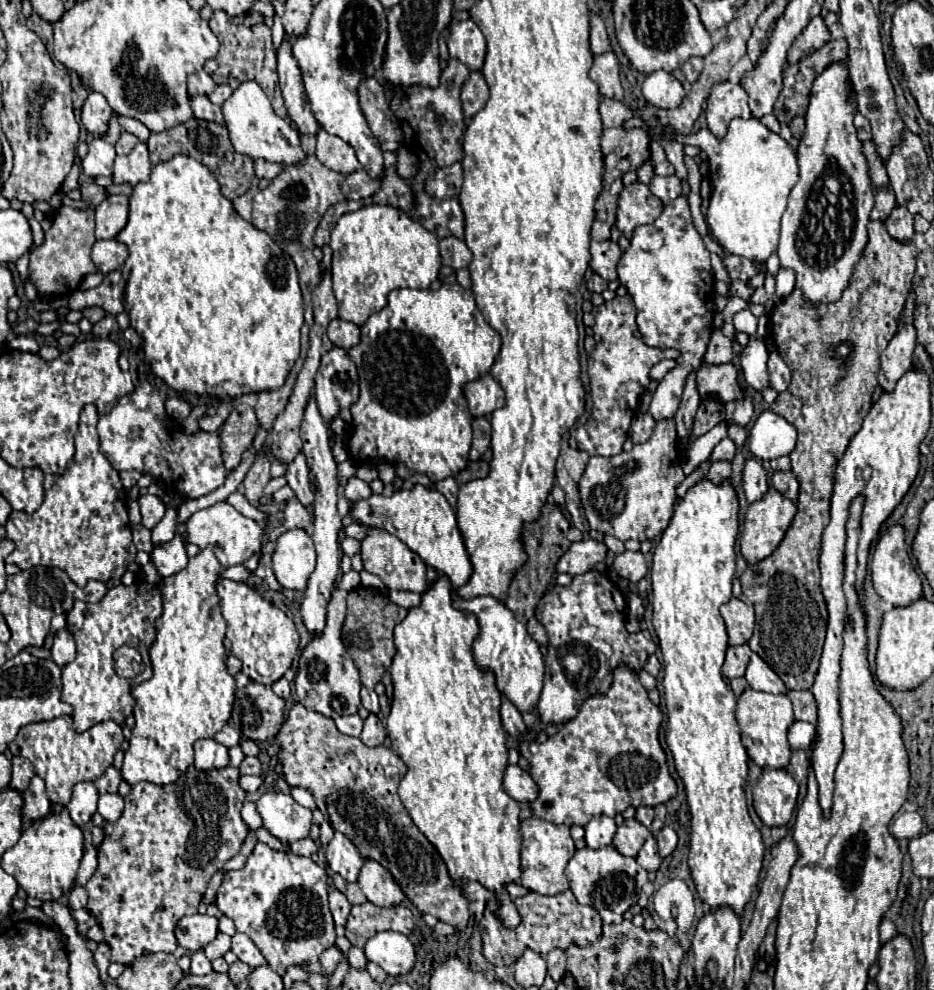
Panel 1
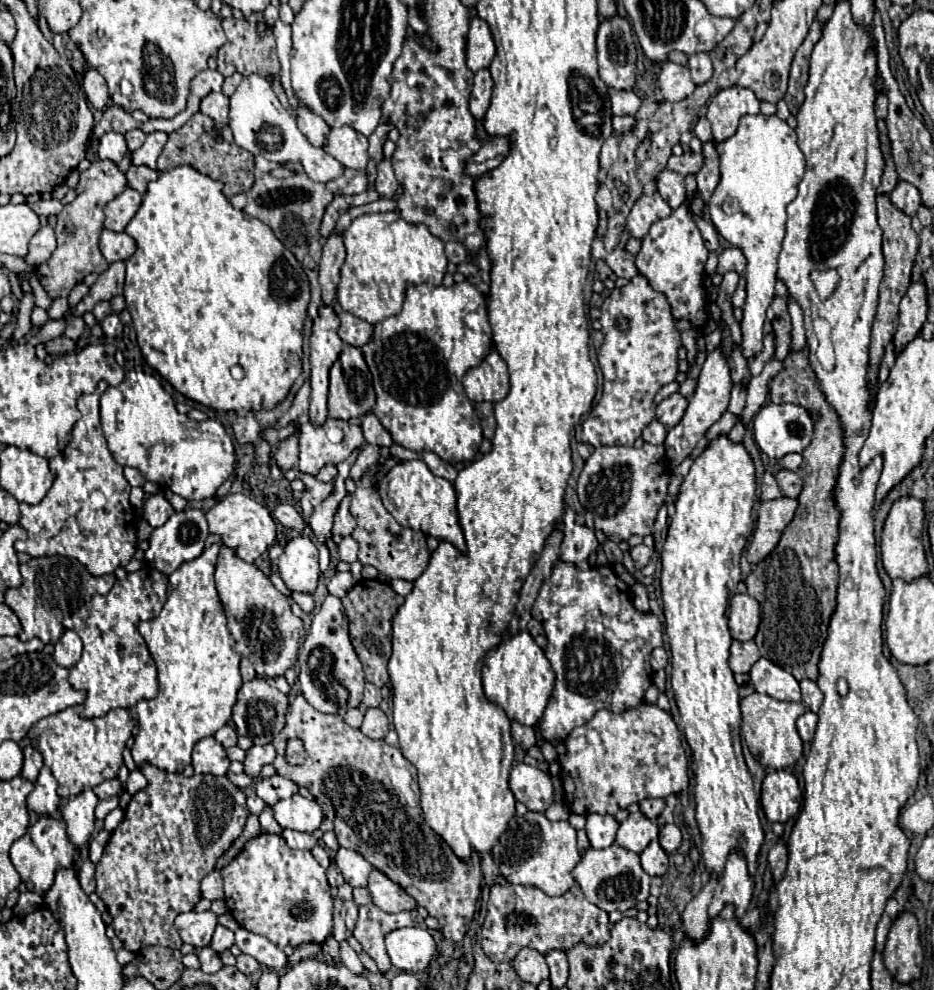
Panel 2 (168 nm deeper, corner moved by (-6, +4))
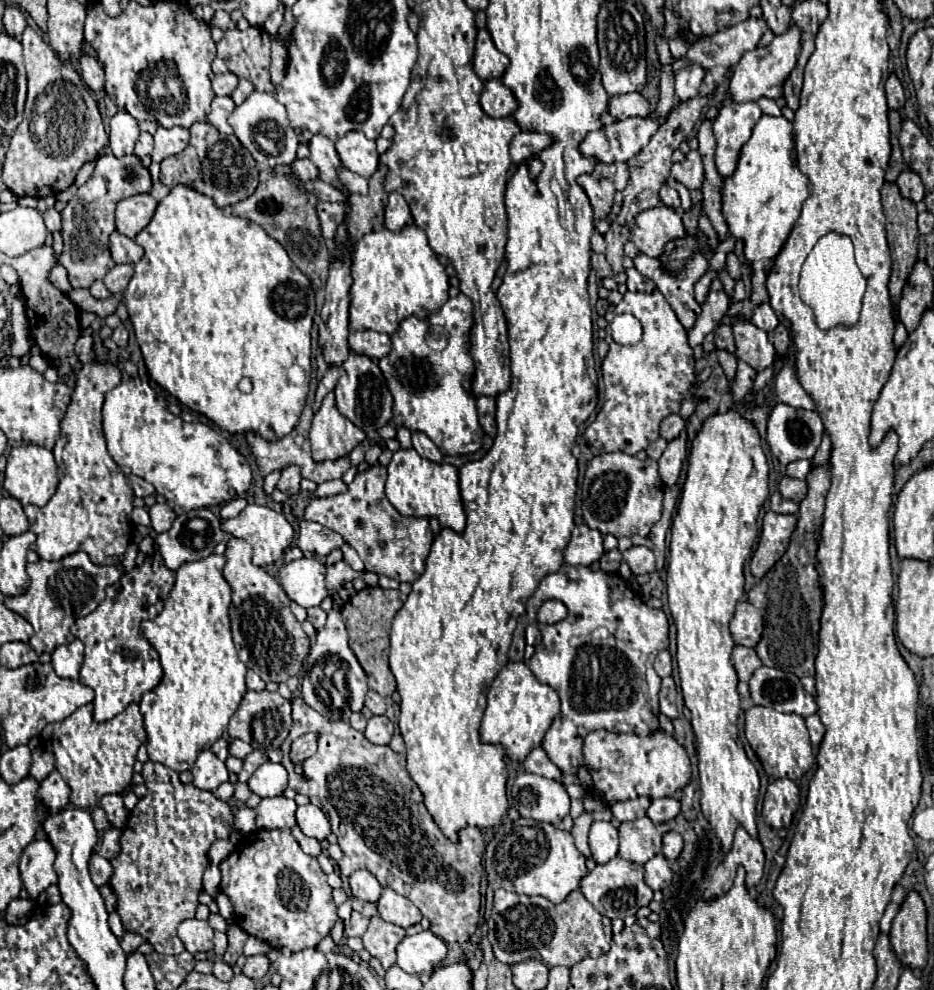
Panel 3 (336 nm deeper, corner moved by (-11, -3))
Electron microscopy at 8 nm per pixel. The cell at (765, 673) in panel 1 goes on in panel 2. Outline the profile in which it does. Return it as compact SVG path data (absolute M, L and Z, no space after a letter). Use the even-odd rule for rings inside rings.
M758 659L752 665L750 679L758 693L770 695L778 701L800 701L798 681L788 671L768 659Z

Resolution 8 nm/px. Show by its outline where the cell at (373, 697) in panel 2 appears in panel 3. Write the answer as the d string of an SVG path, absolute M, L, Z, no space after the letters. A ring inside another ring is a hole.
M367 692L365 706L371 710L371 714L385 714L385 700L377 692Z

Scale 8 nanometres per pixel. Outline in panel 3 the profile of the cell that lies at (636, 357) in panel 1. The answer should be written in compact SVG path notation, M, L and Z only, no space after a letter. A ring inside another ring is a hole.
M657 288L655 292L625 292L617 306L609 306L605 320L611 322L623 312L631 312L639 318L645 334L635 346L621 346L607 334L609 352L603 358L605 404L597 418L585 428L583 438L601 452L621 450L625 454L637 454L639 450L645 450L649 442L659 438L659 422L665 416L679 412L681 402L693 396L695 360L693 350L687 344L685 328Z

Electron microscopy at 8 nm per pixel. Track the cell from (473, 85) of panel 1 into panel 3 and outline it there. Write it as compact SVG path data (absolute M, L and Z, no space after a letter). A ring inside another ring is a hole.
M491 78L491 80L485 80L483 84L481 108L491 118L505 118L505 116L511 116L511 112L517 108L517 102L511 90L505 88L499 78Z

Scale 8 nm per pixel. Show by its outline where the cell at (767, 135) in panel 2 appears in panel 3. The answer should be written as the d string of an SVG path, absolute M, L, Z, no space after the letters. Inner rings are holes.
M761 116L761 120L753 128L753 136L747 144L743 144L737 168L731 176L725 178L723 186L723 218L729 226L729 234L743 240L745 258L751 264L751 302L753 308L761 306L769 300L767 296L767 276L771 274L771 264L775 264L775 256L779 256L779 248L787 242L795 220L799 218L803 200L807 200L807 176L799 172L795 166L795 134L793 124L785 118Z

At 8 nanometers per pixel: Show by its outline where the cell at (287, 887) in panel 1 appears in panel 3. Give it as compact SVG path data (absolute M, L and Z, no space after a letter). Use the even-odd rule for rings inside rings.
M287 828L257 830L241 838L239 844L219 866L223 874L219 890L233 904L233 922L277 950L315 948L337 922L331 886L317 858L307 856Z

